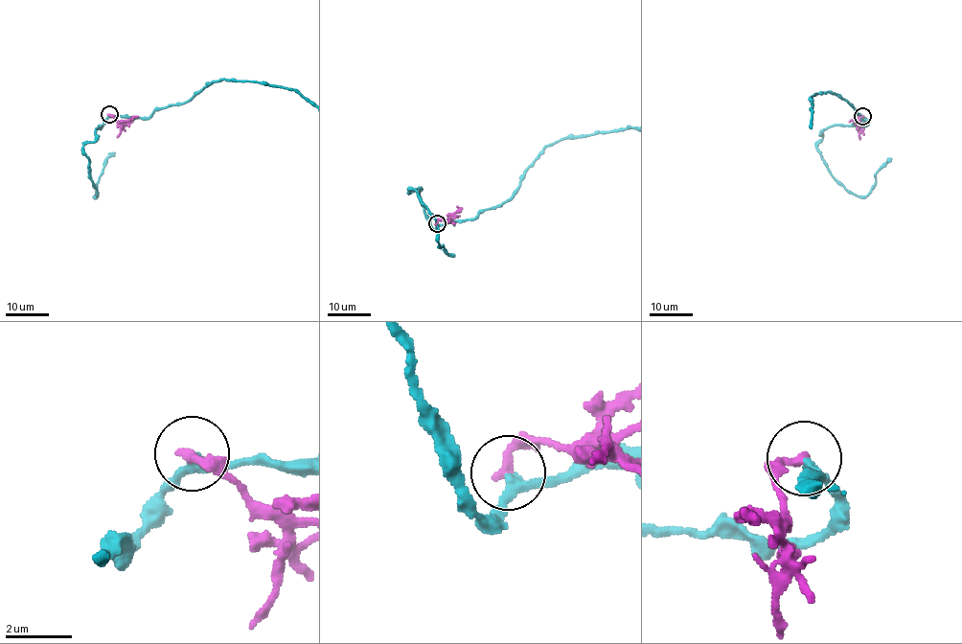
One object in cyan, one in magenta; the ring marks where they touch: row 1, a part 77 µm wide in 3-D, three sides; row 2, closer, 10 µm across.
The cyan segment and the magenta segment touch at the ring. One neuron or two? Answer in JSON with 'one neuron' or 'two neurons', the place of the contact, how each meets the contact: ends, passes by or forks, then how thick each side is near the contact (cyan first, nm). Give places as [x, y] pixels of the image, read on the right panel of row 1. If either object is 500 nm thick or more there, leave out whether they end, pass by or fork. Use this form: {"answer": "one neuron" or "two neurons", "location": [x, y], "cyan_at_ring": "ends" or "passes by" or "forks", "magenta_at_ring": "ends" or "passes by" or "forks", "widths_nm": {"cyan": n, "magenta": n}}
{"answer": "two neurons", "location": [862, 116], "cyan_at_ring": "passes by", "magenta_at_ring": "ends", "widths_nm": {"cyan": 280, "magenta": 320}}

